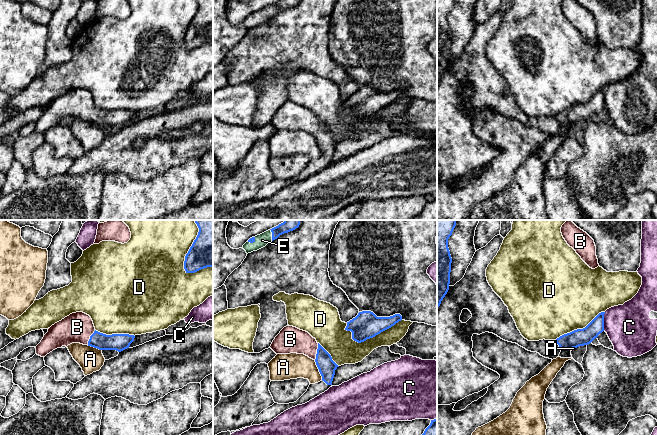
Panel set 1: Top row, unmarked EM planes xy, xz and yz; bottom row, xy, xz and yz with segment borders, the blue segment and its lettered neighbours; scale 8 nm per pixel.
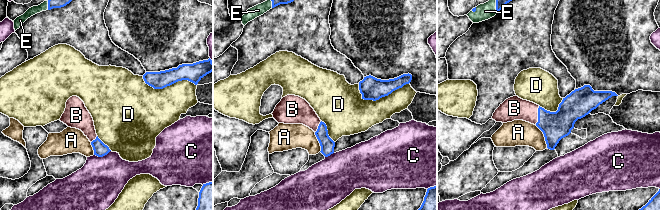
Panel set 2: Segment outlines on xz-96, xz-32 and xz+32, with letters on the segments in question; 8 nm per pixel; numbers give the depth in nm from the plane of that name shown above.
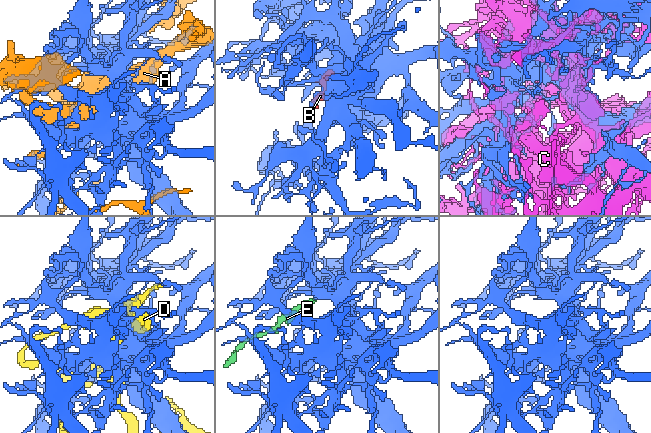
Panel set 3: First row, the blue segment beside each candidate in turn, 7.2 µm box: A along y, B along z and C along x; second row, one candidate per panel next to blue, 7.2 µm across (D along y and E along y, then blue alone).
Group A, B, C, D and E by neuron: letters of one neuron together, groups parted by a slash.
A / B E / C / D

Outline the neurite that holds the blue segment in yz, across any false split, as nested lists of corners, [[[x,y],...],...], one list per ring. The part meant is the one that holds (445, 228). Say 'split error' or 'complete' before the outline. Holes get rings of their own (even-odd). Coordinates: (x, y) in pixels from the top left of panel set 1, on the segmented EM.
complete | [[[437,220],[437,309],[447,294],[450,284],[452,258],[448,239],[457,220]]]

